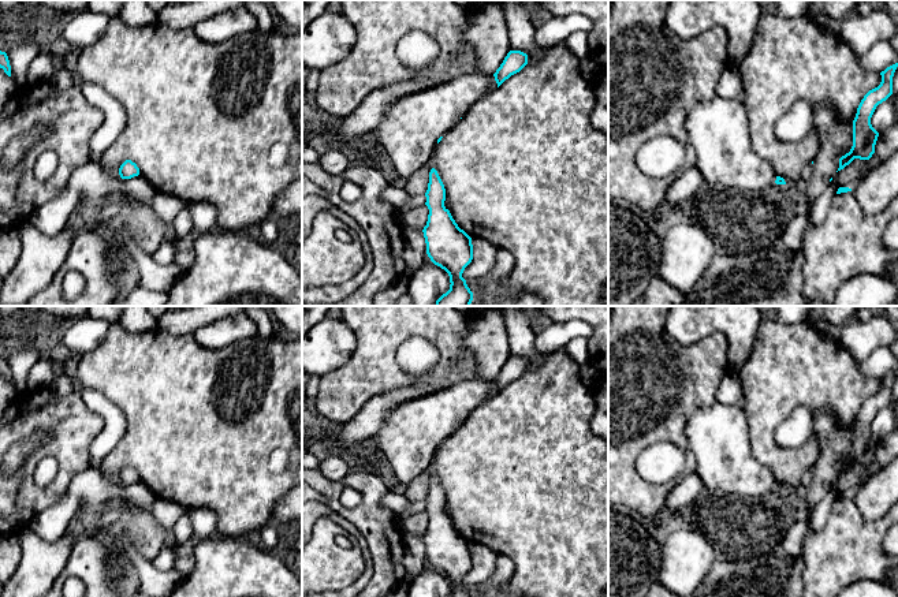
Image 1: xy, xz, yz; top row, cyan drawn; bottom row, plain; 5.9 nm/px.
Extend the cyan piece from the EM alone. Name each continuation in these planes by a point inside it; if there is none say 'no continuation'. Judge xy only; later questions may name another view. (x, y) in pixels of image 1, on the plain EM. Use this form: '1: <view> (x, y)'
no continuation

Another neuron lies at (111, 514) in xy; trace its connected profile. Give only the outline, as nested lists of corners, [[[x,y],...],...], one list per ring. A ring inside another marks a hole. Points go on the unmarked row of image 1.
[[[115,505],[105,507],[101,515],[101,519],[98,520],[93,536],[101,530],[105,530],[109,525],[118,522],[122,516],[122,510],[119,510]]]

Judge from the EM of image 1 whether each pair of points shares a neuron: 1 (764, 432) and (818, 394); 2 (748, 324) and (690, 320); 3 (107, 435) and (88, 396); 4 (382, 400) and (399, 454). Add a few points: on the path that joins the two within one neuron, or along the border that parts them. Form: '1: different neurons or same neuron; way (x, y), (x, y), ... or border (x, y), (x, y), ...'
1: same neuron; way (772, 417), (796, 394), (803, 394)
2: same neuron; way (734, 320), (704, 320)
3: same neuron; way (108, 425), (108, 415), (97, 405)
4: different neurons; border (414, 398), (397, 403), (371, 439)

